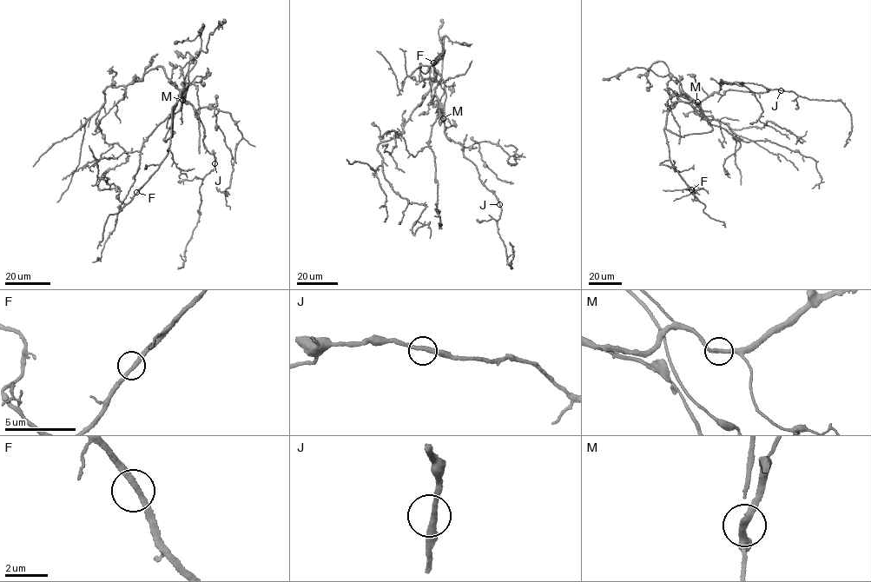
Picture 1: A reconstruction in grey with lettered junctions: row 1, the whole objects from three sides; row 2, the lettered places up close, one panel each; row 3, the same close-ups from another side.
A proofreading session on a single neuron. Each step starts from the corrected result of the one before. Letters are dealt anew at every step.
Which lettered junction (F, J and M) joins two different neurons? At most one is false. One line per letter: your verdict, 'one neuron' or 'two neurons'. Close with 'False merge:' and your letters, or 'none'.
F: one neuron
J: one neuron
M: one neuron
False merge: none

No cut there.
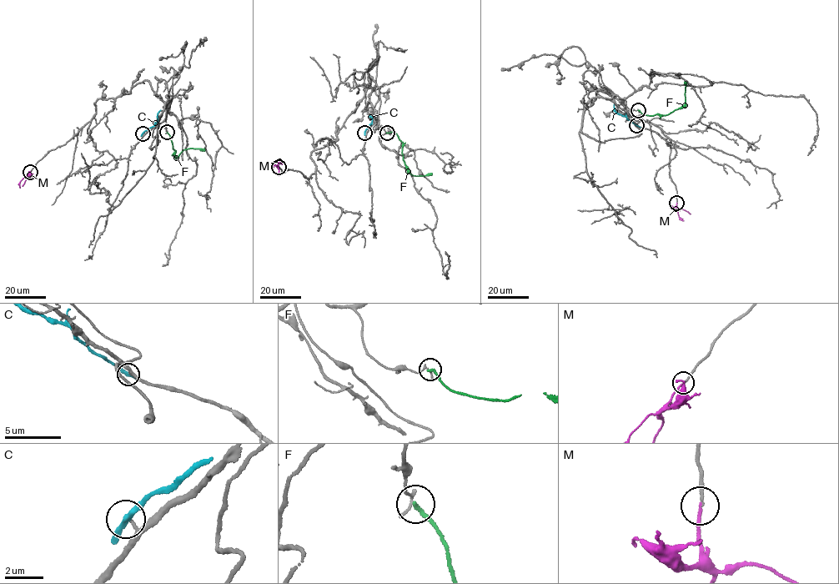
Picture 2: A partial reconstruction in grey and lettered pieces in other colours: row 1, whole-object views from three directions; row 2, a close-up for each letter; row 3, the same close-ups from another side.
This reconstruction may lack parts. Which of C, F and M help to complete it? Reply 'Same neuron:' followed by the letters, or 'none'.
Same neuron: M

